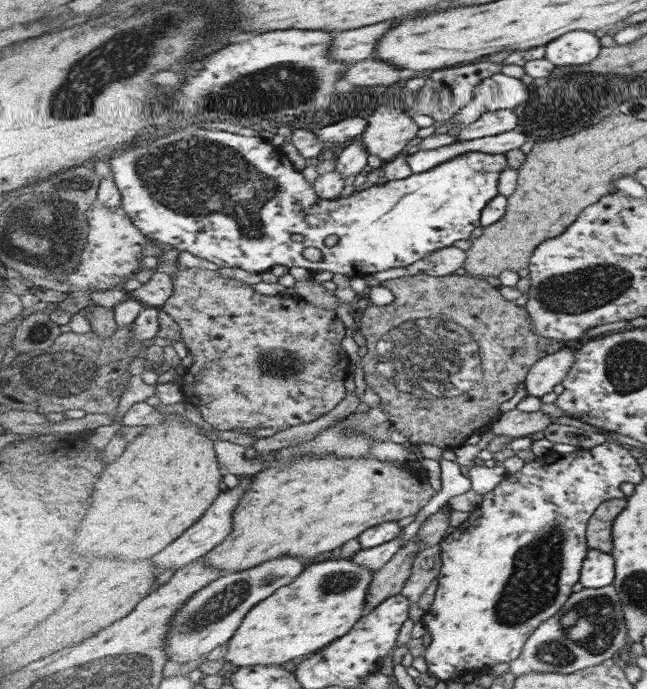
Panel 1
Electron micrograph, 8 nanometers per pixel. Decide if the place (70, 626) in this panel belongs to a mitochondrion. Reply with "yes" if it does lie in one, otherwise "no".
no

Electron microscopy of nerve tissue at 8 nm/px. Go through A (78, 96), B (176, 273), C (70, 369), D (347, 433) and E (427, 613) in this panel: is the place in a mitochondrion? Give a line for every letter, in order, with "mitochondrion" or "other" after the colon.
A: mitochondrion
B: other
C: mitochondrion
D: mitochondrion
E: other

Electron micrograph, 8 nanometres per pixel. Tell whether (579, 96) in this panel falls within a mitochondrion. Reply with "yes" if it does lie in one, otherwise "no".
yes

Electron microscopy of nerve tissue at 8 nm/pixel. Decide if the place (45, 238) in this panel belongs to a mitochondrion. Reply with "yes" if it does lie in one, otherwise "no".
yes

